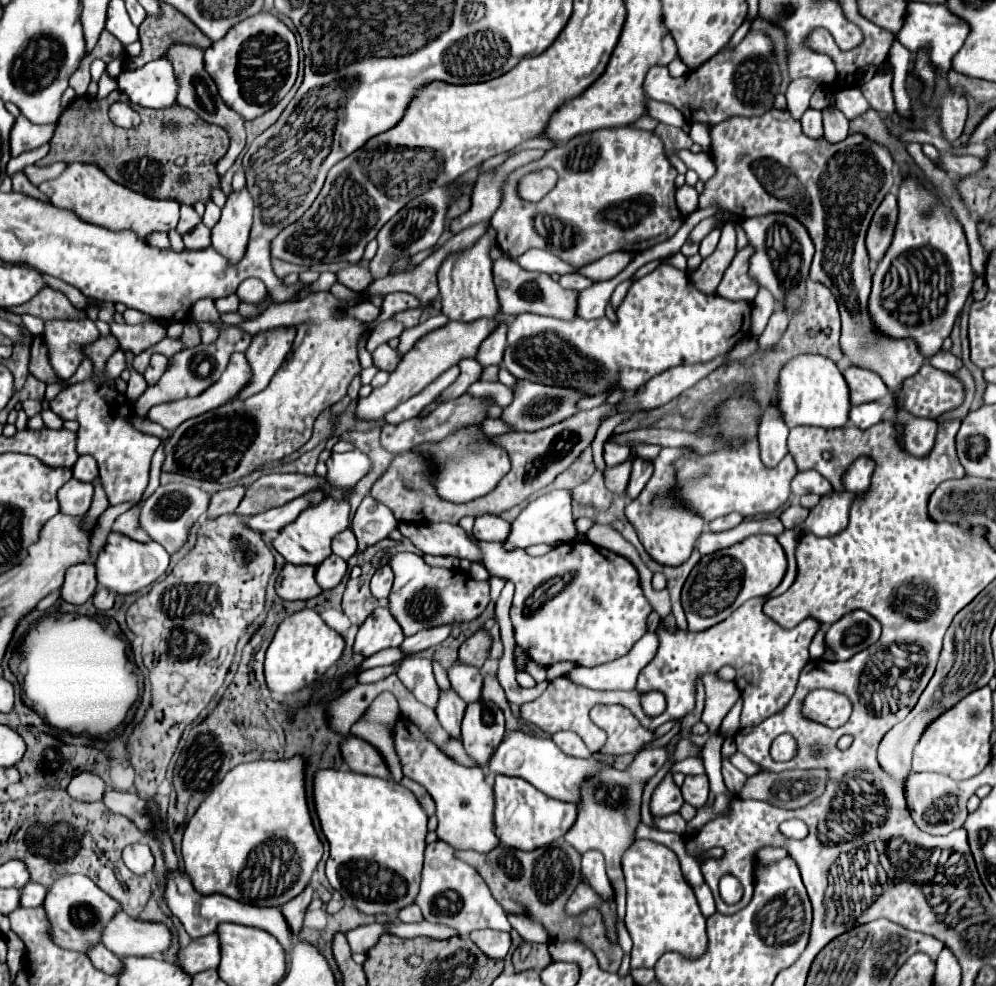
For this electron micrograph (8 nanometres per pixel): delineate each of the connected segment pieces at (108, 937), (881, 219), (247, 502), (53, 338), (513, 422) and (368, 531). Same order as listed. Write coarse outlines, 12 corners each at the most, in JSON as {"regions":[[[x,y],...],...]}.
{"regions":[[[118,912],[102,936],[120,958],[162,954],[164,922]],[[886,194],[874,212],[866,250],[880,262],[894,238],[896,196]],[[260,476],[236,514],[254,516],[306,494],[328,490],[324,478]],[[88,316],[46,320],[50,366],[66,380],[98,340]],[[516,380],[500,420],[536,432],[578,412],[576,388]],[[364,496],[352,522],[360,550],[388,538],[398,520]]]}

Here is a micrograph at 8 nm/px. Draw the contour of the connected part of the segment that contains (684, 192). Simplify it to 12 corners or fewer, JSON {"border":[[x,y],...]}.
{"border":[[684,184],[676,190],[676,202],[682,212],[698,208],[696,188]]}

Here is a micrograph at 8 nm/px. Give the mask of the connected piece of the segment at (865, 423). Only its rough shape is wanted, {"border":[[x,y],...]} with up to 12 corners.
{"border":[[868,402],[850,410],[850,424],[866,428],[882,422],[886,406]]}

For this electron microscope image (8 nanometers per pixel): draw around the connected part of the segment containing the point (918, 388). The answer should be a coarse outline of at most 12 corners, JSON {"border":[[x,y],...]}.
{"border":[[924,364],[902,382],[892,402],[896,442],[904,446],[898,412],[936,420],[966,396],[960,378]]}

